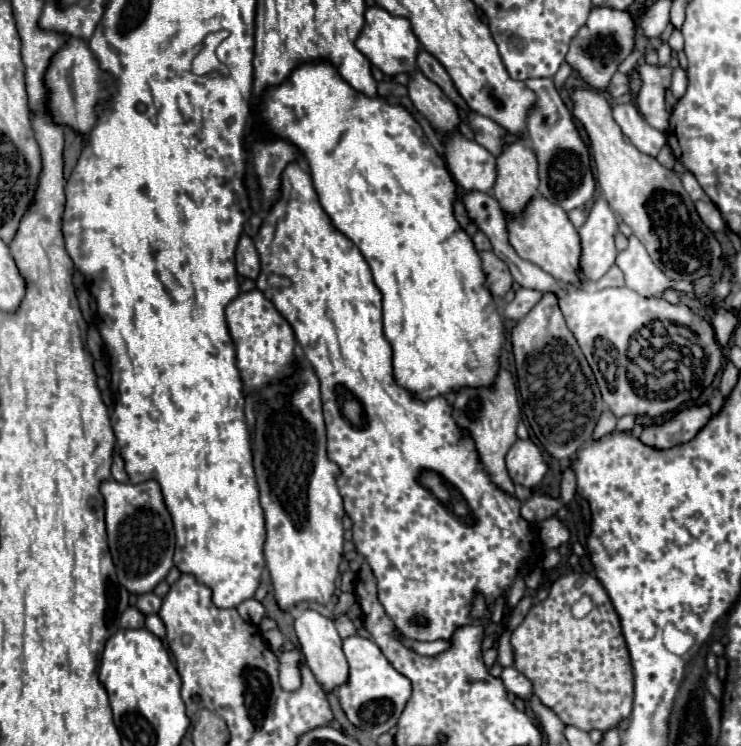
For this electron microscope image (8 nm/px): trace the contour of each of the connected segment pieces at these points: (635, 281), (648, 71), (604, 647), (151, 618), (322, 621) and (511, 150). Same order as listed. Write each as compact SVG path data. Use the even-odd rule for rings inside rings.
M632 236L630 246L618 254L616 264L624 272L626 286L644 298L662 298L666 290L690 292L690 282L670 280L666 274L662 274L662 270L658 270L658 266L654 266L646 248L636 236Z
M642 64L638 66L638 72L642 76L642 88L638 92L636 104L642 116L650 126L654 126L660 132L668 130L668 118L670 114L666 112L666 102L664 102L664 92L670 86L672 70L668 66L648 66Z
M566 574L552 582L550 594L546 600L534 604L522 624L512 632L512 648L514 648L514 668L528 676L532 682L534 694L542 700L544 706L554 710L560 720L568 726L576 726L580 730L608 730L616 728L624 718L632 712L632 696L634 696L634 674L630 654L624 642L620 618L606 594L604 586L598 578L590 574ZM584 594L588 594L594 602L594 608L584 618L572 616L572 604L578 602Z
M148 614L148 616L146 616L146 628L148 628L152 634L156 634L160 640L166 638L166 630L164 630L164 624L162 624L162 620L160 620L158 614Z
M304 610L302 616L296 618L294 628L296 628L296 636L300 640L306 664L312 670L316 682L322 686L322 690L334 692L334 690L338 690L338 686L344 686L348 682L348 662L342 652L342 640L336 632L334 622L322 614L318 614L316 610Z
M522 138L508 142L508 148L498 156L498 176L494 184L494 198L500 208L518 216L538 190L538 162L536 154L524 146Z

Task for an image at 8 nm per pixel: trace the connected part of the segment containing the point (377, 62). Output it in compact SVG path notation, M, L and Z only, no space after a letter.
M372 6L366 10L366 24L356 40L356 48L376 66L380 68L384 74L394 76L400 72L412 74L418 66L416 66L416 56L420 52L420 42L414 36L410 22L406 18L400 16L392 16L388 14L384 8L380 6Z

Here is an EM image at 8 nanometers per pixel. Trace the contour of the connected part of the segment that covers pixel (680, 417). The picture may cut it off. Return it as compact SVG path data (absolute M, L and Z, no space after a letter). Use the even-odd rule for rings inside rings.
M708 404L678 410L670 420L644 428L640 440L654 448L672 448L676 444L692 440L700 432L700 428L706 426L710 416L712 410Z

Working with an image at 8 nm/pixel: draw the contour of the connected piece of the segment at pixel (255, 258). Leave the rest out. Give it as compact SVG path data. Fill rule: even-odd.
M242 234L236 248L236 270L240 276L252 280L256 280L256 276L260 274L260 256L256 252L252 238L246 234Z

